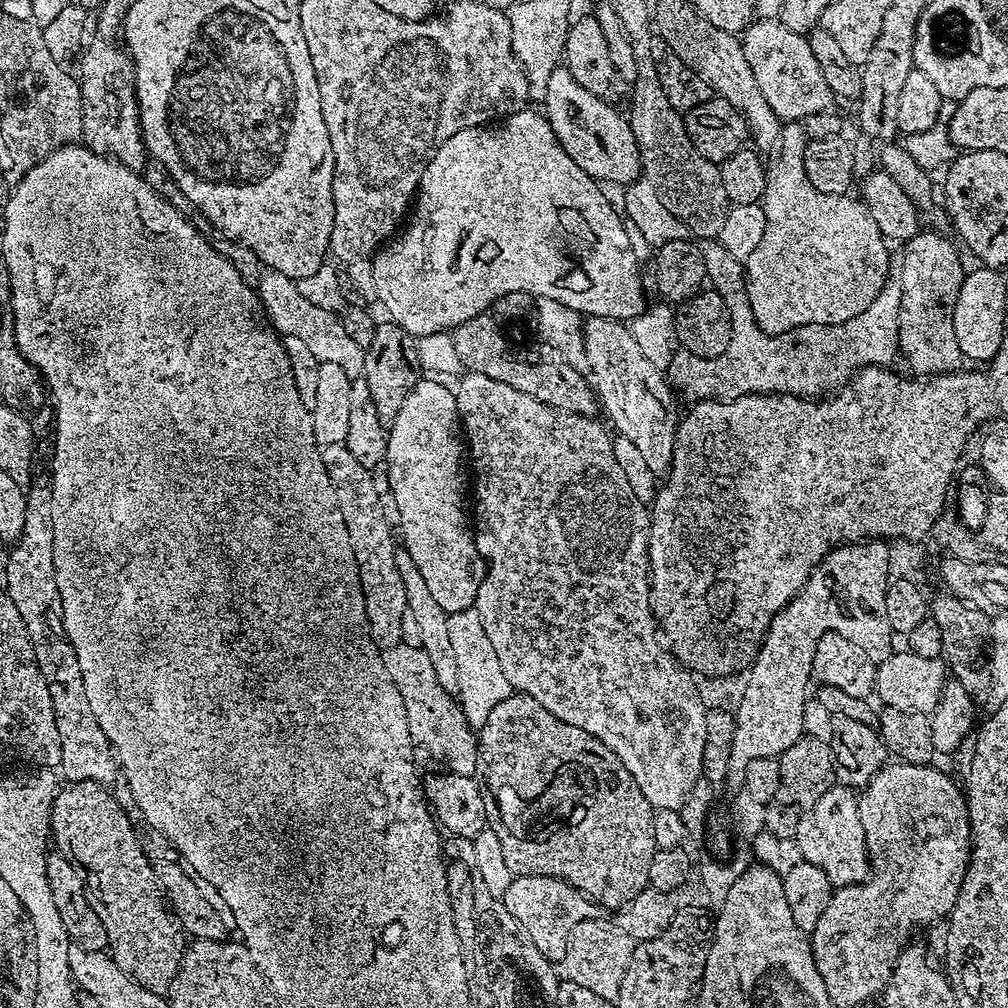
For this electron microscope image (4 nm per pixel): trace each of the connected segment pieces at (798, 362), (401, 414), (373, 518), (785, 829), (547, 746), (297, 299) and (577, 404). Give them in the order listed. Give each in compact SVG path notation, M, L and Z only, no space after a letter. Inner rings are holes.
M705 239L700 244L702 250L702 258L706 262L706 274L708 275L707 283L711 285L715 291L719 292L724 297L728 311L732 313L732 337L730 338L730 346L726 346L726 350L722 354L718 354L718 358L702 358L701 356L693 356L691 352L680 350L674 354L673 361L670 362L666 369L666 376L671 383L671 386L679 395L684 395L688 402L698 400L706 400L715 398L717 400L733 400L739 396L749 396L752 392L785 392L791 396L806 396L809 398L820 398L825 394L831 394L837 388L848 383L850 377L857 370L869 365L879 364L881 366L891 365L892 359L898 356L900 352L900 311L902 310L902 268L904 266L903 255L896 254L891 257L888 266L888 281L884 283L884 289L878 294L878 298L874 298L874 302L870 302L870 306L866 310L862 310L862 314L858 314L858 318L846 318L846 322L838 322L837 324L807 324L806 326L798 326L789 332L782 334L766 334L756 324L756 319L752 313L752 303L748 300L748 289L746 287L746 264L745 261L734 258L734 254L730 254L730 250L726 250L726 246L720 244L719 239Z
M436 378L417 379L414 390L410 390L410 395L398 410L398 418L394 418L394 422L387 429L386 475L390 500L396 503L396 512L400 515L398 536L402 541L402 547L408 551L410 558L414 558L414 566L418 566L418 571L421 572L427 588L434 593L438 606L442 606L442 610L451 614L475 605L478 586L482 586L486 565L480 556L480 551L476 548L469 509L468 512L464 509L466 444L462 439L458 402L455 391L444 384L447 383Z
M345 444L323 446L320 453L326 474L330 474L330 482L334 482L336 487L346 530L350 530L350 546L354 546L354 558L360 567L368 629L381 650L394 648L401 644L402 614L408 611L408 603L406 589L402 586L402 574L398 574L398 561L394 558L398 540L394 535L393 521L392 524L388 521L388 516L384 513L385 501L378 490L374 490L373 473L354 459L354 454L350 454Z
M805 734L798 742L794 742L794 746L790 746L790 750L783 752L778 761L778 790L764 805L765 820L762 824L770 834L778 834L778 838L793 838L802 818L806 818L806 814L818 806L818 798L822 798L822 794L826 794L826 790L837 783L832 745L827 740L821 740L819 735Z
M513 691L511 696L502 698L502 702L498 702L498 706L494 706L494 710L490 710L490 718L486 718L486 722L478 730L476 745L478 746L476 776L484 794L486 824L487 827L494 830L494 834L498 834L498 842L502 842L502 854L506 857L506 866L512 871L513 876L545 876L546 878L561 880L576 889L579 895L588 897L593 905L601 904L604 908L620 908L619 910L624 910L627 909L634 898L645 895L648 888L648 879L650 878L650 861L654 858L657 849L654 842L654 809L650 802L646 802L646 794L642 794L642 790L638 790L638 782L634 782L634 774L630 774L630 770L626 770L626 766L622 766L622 762L619 760L618 754L614 754L614 750L602 746L602 742L598 742L598 738L586 734L586 730L578 730L578 726L570 726L570 722L562 722L562 718L554 718L554 714L550 714L550 710L546 710L546 706L538 706L538 702L534 702L534 698L530 698L518 691Z
M273 268L261 271L258 281L260 305L268 317L269 324L280 333L281 337L297 337L320 362L334 362L347 376L360 378L364 375L364 348L358 346L347 336L342 327L340 316L330 310L322 310L313 306L298 290L295 280L286 278L286 274L278 274Z
M488 314L470 318L470 322L462 322L451 329L454 350L458 358L462 358L465 370L486 374L486 378L494 378L494 382L506 382L506 386L514 386L514 390L522 390L522 394L530 394L530 398L538 398L538 402L551 408L561 408L579 416L597 415L597 395L589 384L589 377L578 374L574 366L570 366L566 358L554 350L554 346L535 342L528 349L511 348L500 331L501 325Z

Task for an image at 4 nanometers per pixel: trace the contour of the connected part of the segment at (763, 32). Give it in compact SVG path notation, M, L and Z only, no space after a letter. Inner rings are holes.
M756 18L744 29L742 43L746 62L750 62L750 70L779 120L803 122L810 114L827 112L833 107L834 93L822 76L822 66L818 66L805 33L790 30L775 18Z

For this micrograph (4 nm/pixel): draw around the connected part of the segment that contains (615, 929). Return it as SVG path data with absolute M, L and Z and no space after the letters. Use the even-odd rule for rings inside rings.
M589 916L575 924L569 932L566 950L560 961L561 975L563 979L575 982L601 998L614 1002L618 996L618 990L621 989L626 969L630 966L630 957L635 945L636 941L621 923Z

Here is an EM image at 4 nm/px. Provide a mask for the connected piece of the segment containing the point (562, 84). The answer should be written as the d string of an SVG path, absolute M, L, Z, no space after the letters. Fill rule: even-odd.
M567 66L556 68L546 85L543 115L548 117L558 142L562 142L562 150L566 150L566 154L586 170L586 174L605 185L631 185L635 181L632 179L641 175L641 165L638 142L628 124L628 117L620 116L618 109L611 108L602 97L592 92L595 91L591 87L574 82L574 74L570 74Z

